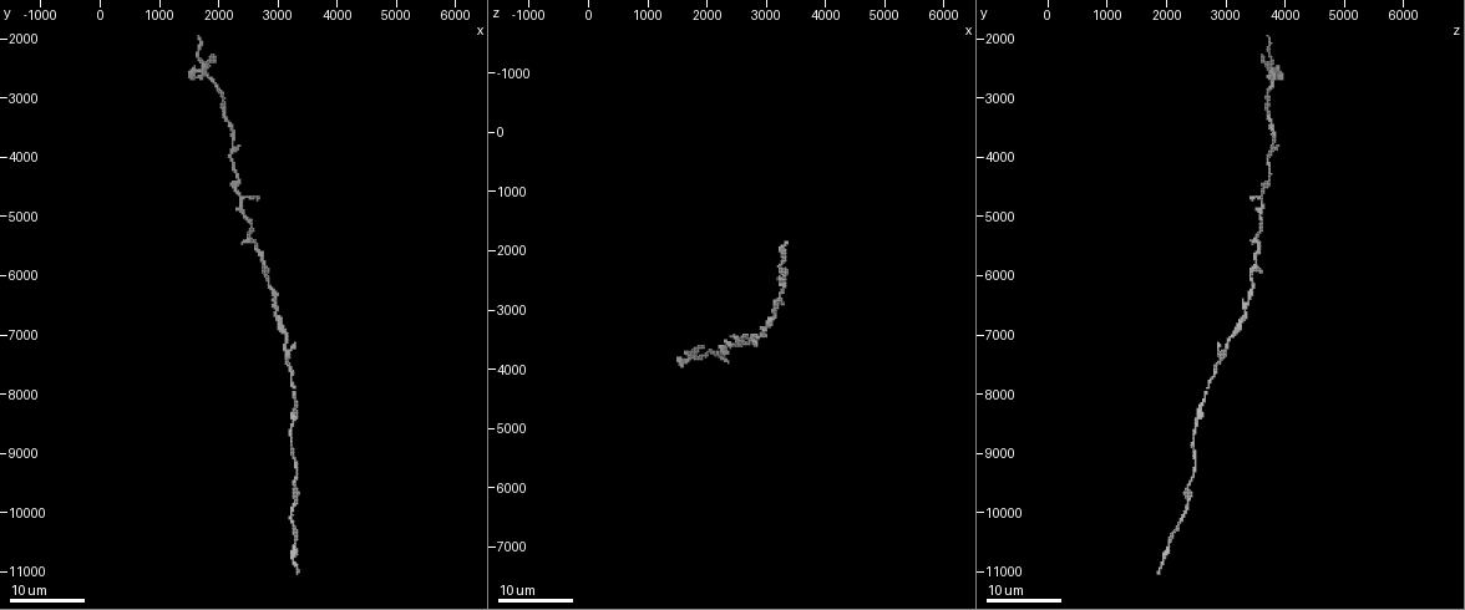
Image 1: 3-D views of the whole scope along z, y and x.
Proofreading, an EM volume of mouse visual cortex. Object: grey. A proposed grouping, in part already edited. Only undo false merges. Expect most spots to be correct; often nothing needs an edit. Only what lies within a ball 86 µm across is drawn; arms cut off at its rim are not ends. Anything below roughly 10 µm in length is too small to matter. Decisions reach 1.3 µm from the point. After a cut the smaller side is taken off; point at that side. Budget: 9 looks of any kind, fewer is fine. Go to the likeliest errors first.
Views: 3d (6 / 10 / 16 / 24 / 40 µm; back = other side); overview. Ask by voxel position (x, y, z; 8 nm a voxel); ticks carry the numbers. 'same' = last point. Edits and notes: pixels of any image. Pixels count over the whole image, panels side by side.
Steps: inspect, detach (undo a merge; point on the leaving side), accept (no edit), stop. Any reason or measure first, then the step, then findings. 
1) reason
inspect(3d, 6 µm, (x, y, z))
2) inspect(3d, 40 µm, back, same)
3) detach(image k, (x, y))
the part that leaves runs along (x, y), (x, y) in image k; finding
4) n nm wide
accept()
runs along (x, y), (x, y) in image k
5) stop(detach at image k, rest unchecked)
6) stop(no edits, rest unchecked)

inspect(3d, 16 µm, (2950, 6500, 3350))

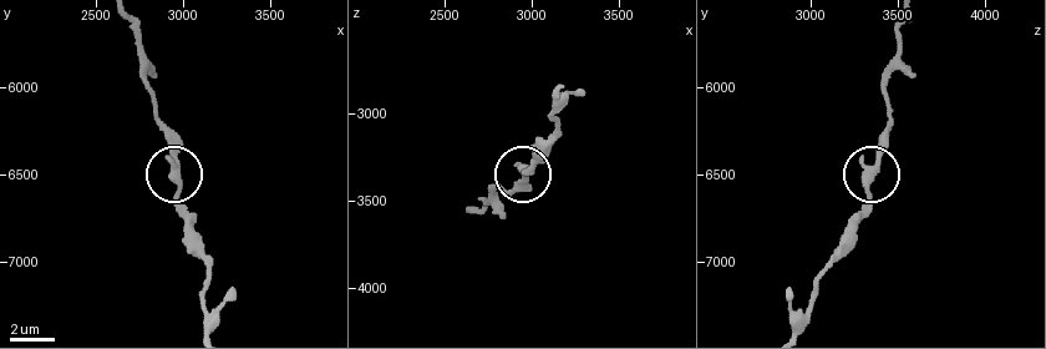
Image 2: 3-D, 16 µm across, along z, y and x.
inspect(3d, 6 µm, (2960, 6460, 3340))

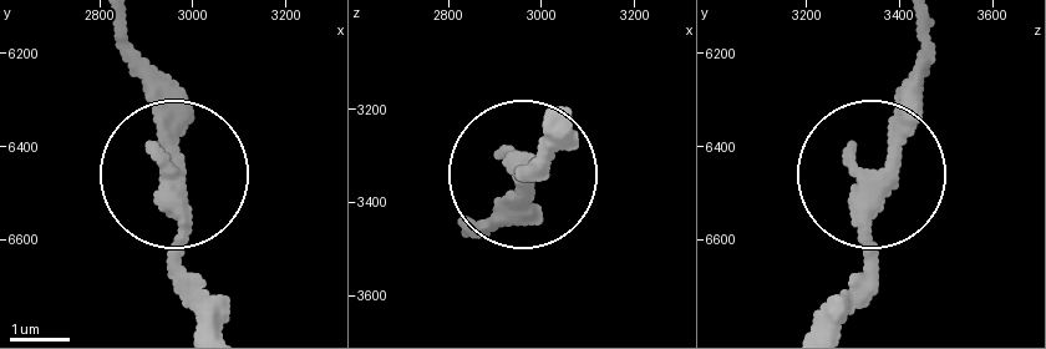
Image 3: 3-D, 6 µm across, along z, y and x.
side arm 43 µm
accept()
all the same neuron

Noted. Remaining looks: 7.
calibre changes
inspect(3d, 16 µm, (2350, 4400, 3750))

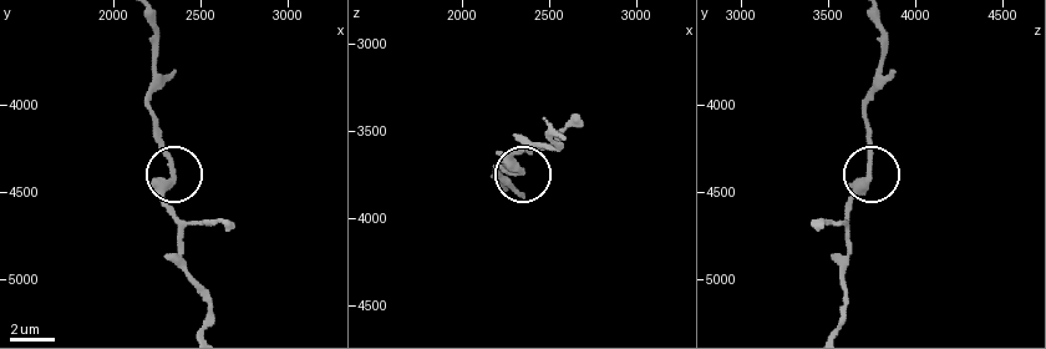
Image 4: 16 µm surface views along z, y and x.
inspect(3d, 6 µm, (2360, 4380, 3740))

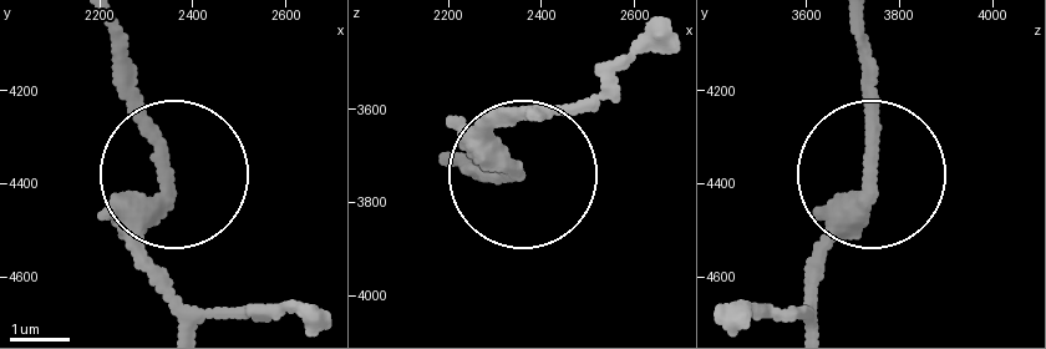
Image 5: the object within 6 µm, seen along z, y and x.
accept()
runs along (811, 324), (831, 219), (871, 160), (871, 46) in image 5; continuous, no second neuron

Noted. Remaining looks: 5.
two arms in line, one across
inspect(3d, 16 µm, (2300, 3800, 3800))

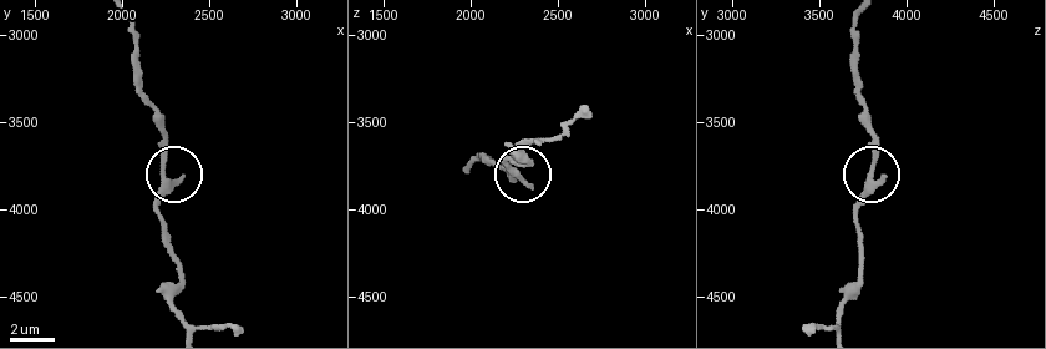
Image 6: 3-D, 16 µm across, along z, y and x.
inspect(3d, 10 µm, (2220, 3780, 3800))

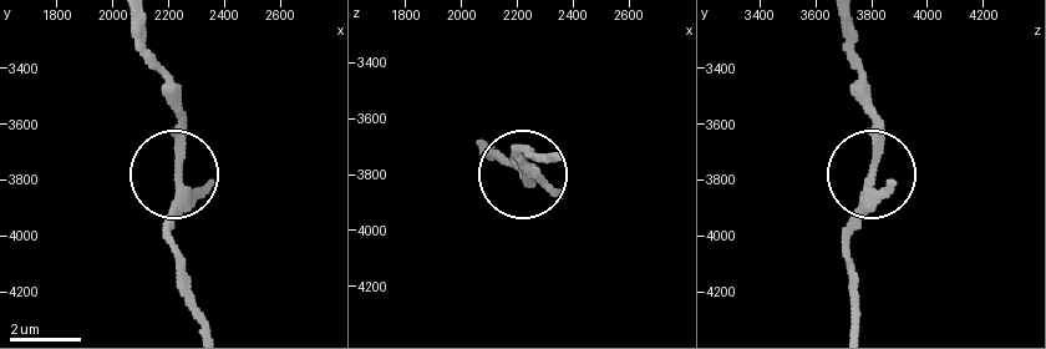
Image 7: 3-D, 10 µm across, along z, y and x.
accept()
runs along (854, 324), (844, 253), (872, 163), (872, 86) in image 7; all the same neuron

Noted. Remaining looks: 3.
calibre changes
inspect(3d, 16 µm, (2050, 3000, 3700))

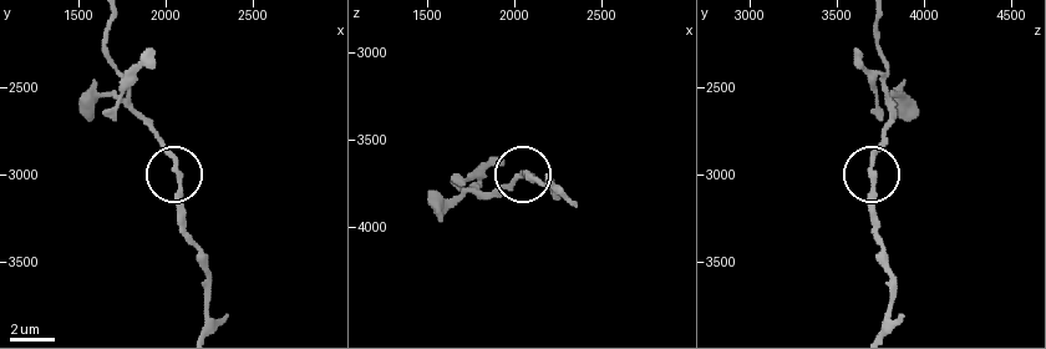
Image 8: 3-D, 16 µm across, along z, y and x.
closer look
inspect(3d, 6 µm, (2060, 3020, 3720))

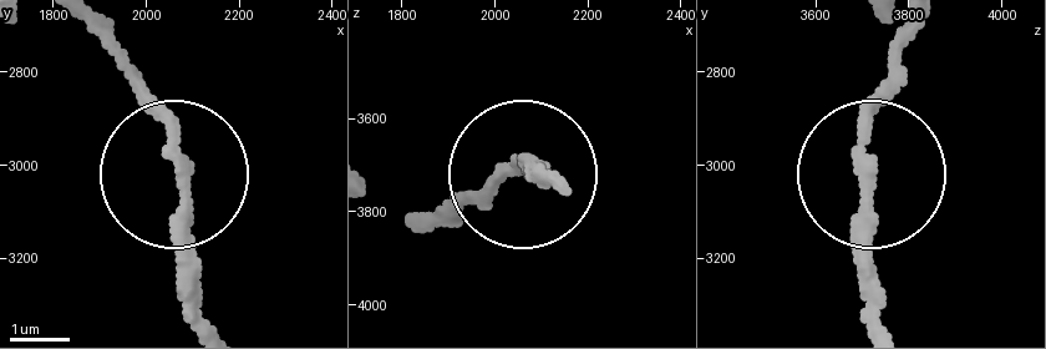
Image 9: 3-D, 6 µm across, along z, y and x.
accept()
runs along (874, 317), (864, 109), (894, 39) in image 9; one neuron here

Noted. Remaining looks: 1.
stop(no edits, rest unchecked)

